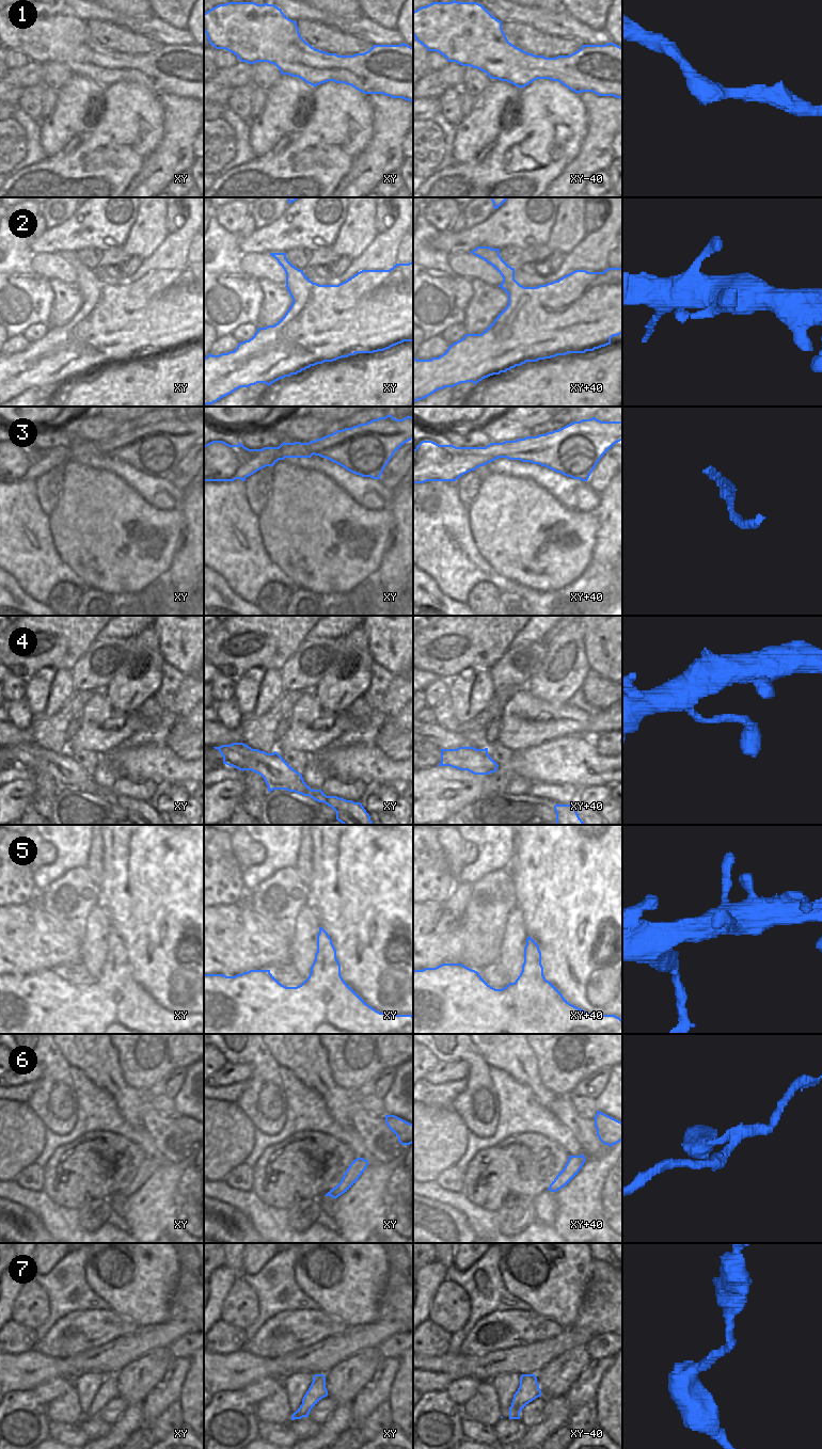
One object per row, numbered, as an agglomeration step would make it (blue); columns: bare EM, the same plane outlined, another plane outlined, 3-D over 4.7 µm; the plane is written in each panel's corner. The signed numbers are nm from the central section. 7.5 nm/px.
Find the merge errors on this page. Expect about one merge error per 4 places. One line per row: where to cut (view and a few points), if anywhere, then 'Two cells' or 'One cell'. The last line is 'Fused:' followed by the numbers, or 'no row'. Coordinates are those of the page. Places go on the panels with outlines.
1: No split. One cell
2: No split. One cell
3: No split. One cell
4: No split. One cell
5: No split. One cell
6: No split. One cell
7: No split. One cell
Fused: no row.

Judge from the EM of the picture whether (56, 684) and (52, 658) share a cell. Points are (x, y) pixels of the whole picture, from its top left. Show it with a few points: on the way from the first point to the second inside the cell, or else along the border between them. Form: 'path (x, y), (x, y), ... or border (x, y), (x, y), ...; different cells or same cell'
border (68, 669), (42, 668), (30, 677); different cells

